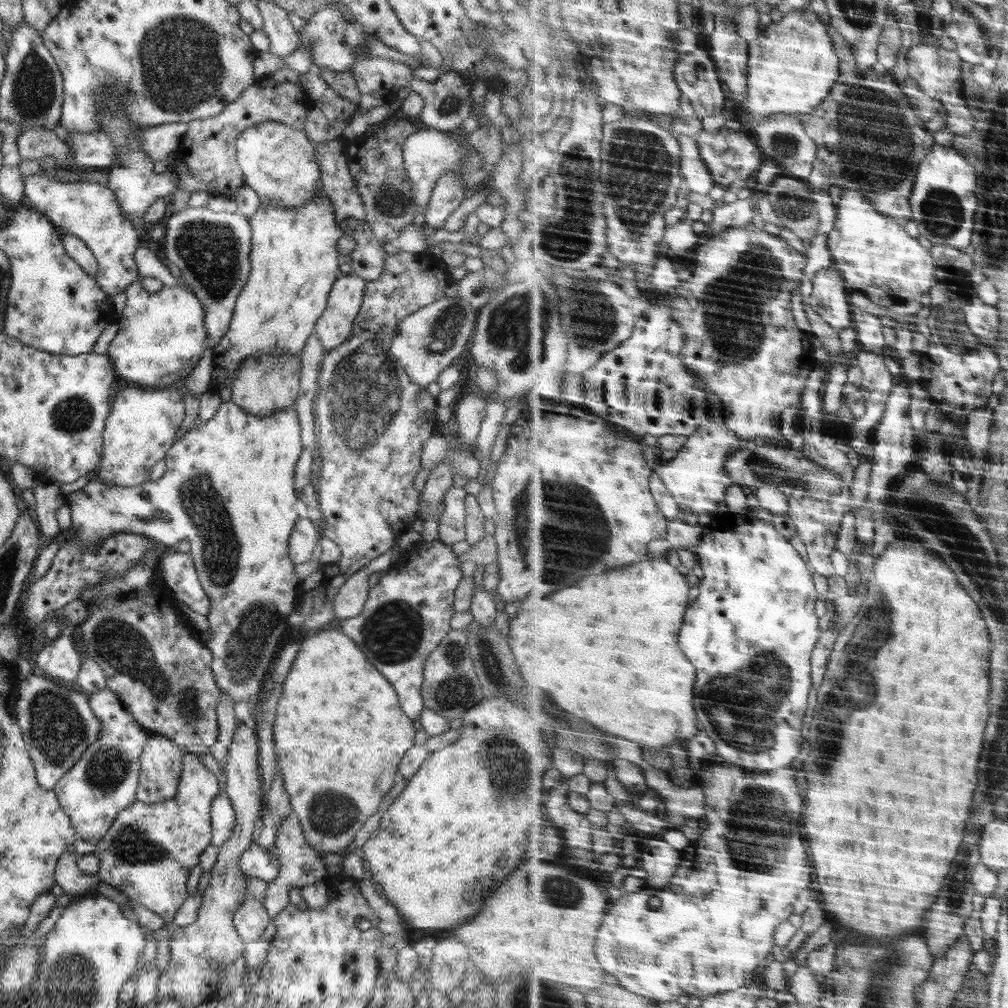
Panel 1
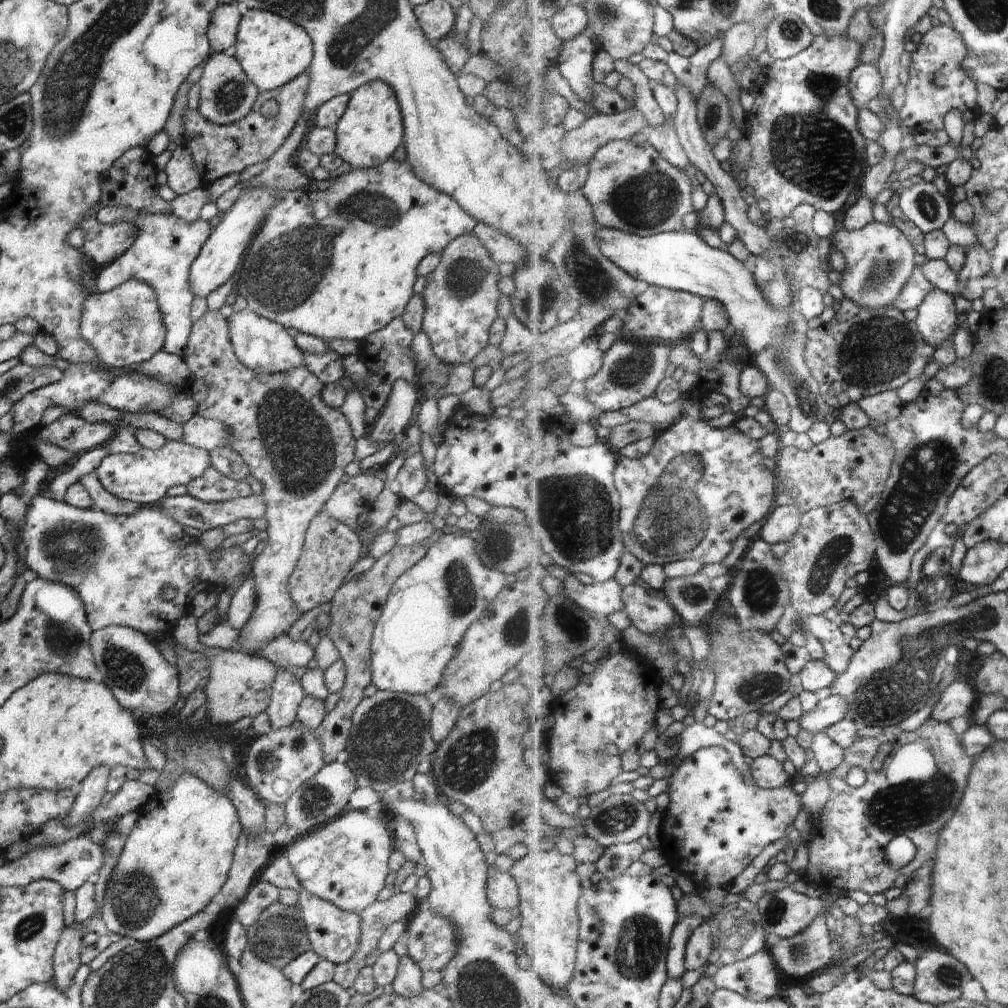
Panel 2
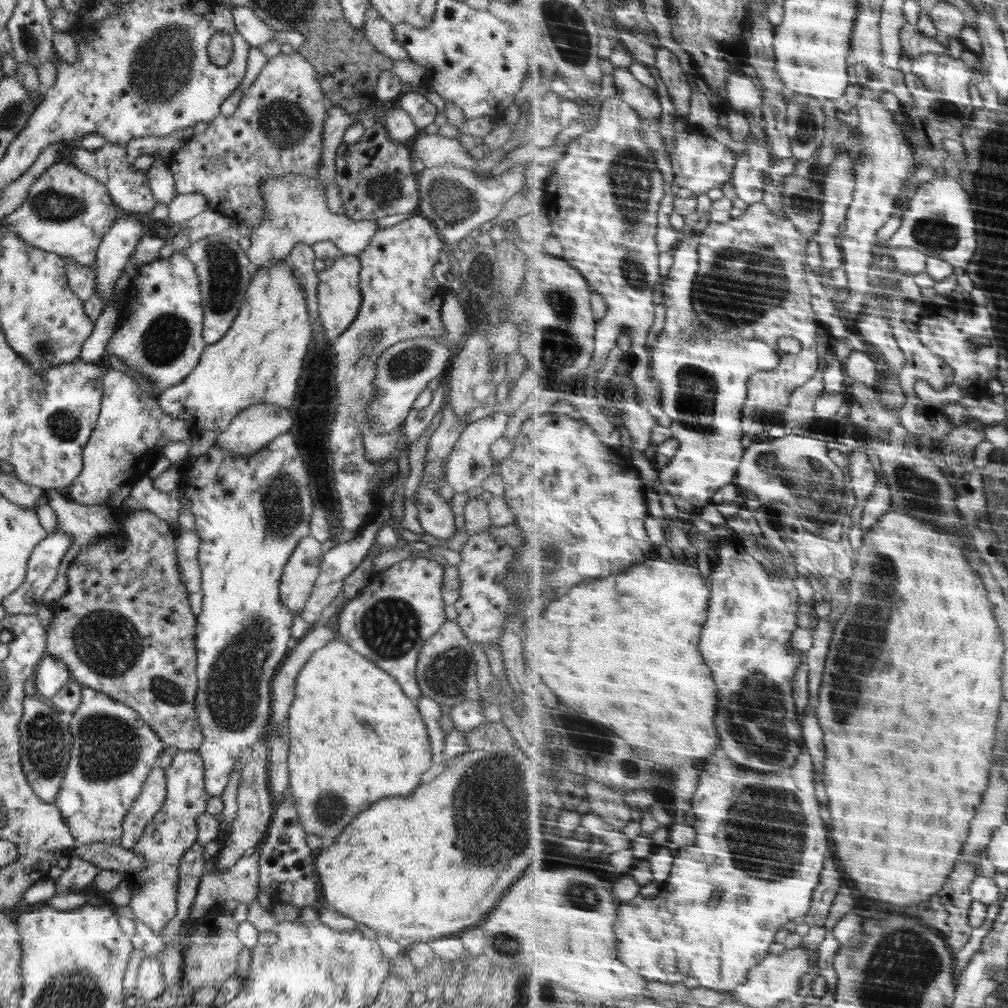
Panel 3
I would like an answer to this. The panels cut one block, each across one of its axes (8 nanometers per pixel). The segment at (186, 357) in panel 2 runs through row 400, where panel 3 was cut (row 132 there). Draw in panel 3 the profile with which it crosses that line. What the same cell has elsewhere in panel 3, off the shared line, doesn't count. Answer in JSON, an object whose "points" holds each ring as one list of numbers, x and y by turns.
{"points":[[296,50,287,55,281,52,267,59,255,83,244,93,236,112,208,121,203,134,195,134,184,147,166,157,168,169,174,176,177,194,189,192,202,194,208,206,226,216,256,227,265,216,265,200,261,184,288,173,314,178,322,161,322,131,331,103,324,97,316,69]]}

